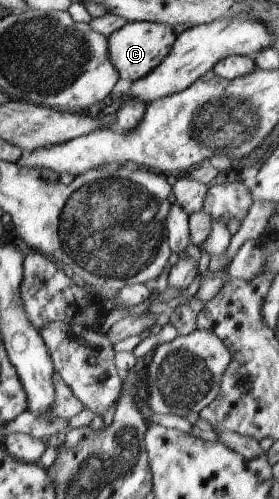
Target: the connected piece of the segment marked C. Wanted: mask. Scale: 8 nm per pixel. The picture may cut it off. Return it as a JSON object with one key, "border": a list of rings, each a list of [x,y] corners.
{"border":[[[126,22],[120,29],[113,31],[106,37],[106,49],[108,49],[108,61],[118,74],[118,79],[136,79],[144,77],[152,71],[165,55],[168,55],[176,35],[169,25],[154,22]]]}

